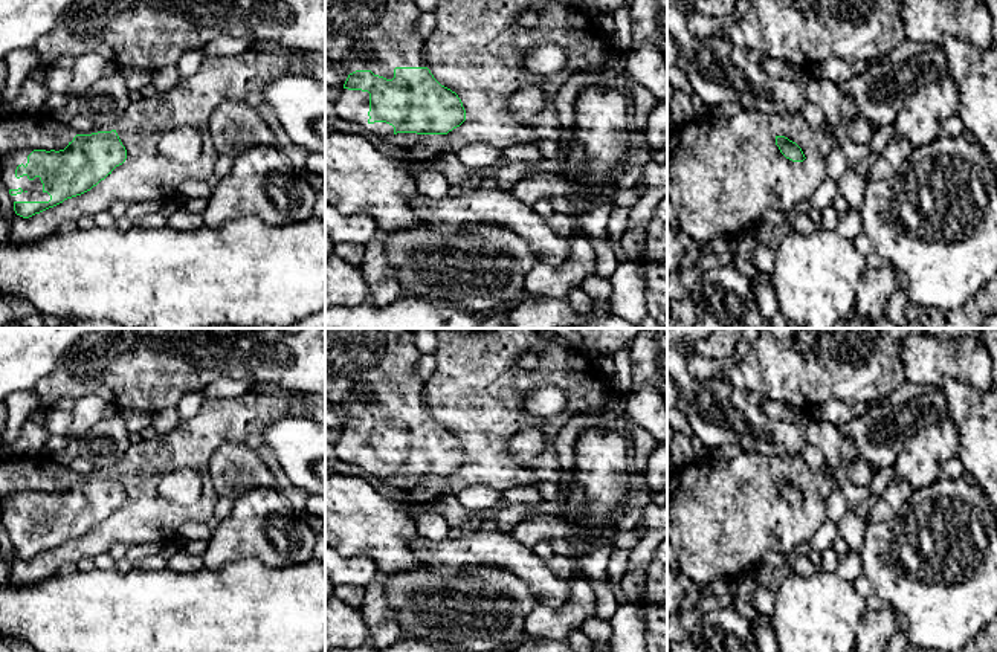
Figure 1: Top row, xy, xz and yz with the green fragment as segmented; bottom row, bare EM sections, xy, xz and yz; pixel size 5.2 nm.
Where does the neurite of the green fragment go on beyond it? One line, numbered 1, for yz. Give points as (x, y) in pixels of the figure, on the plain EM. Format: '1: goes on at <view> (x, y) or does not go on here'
1: does not go on here

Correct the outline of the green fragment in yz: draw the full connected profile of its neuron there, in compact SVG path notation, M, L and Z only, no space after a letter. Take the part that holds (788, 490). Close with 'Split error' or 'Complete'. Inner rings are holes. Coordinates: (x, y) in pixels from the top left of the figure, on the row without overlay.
M776 478L776 487L780 495L792 504L803 504L806 501L802 490L785 478Z. Complete

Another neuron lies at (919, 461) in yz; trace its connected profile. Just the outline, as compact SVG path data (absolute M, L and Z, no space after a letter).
M948 415L919 429L907 440L895 460L895 476L910 483L913 490L925 489L942 475L941 466L959 455L960 440L954 420Z

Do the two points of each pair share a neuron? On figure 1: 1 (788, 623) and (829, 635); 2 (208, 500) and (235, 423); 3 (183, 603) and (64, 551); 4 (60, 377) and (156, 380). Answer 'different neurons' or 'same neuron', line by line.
1: same neuron
2: same neuron
3: different neurons
4: same neuron

